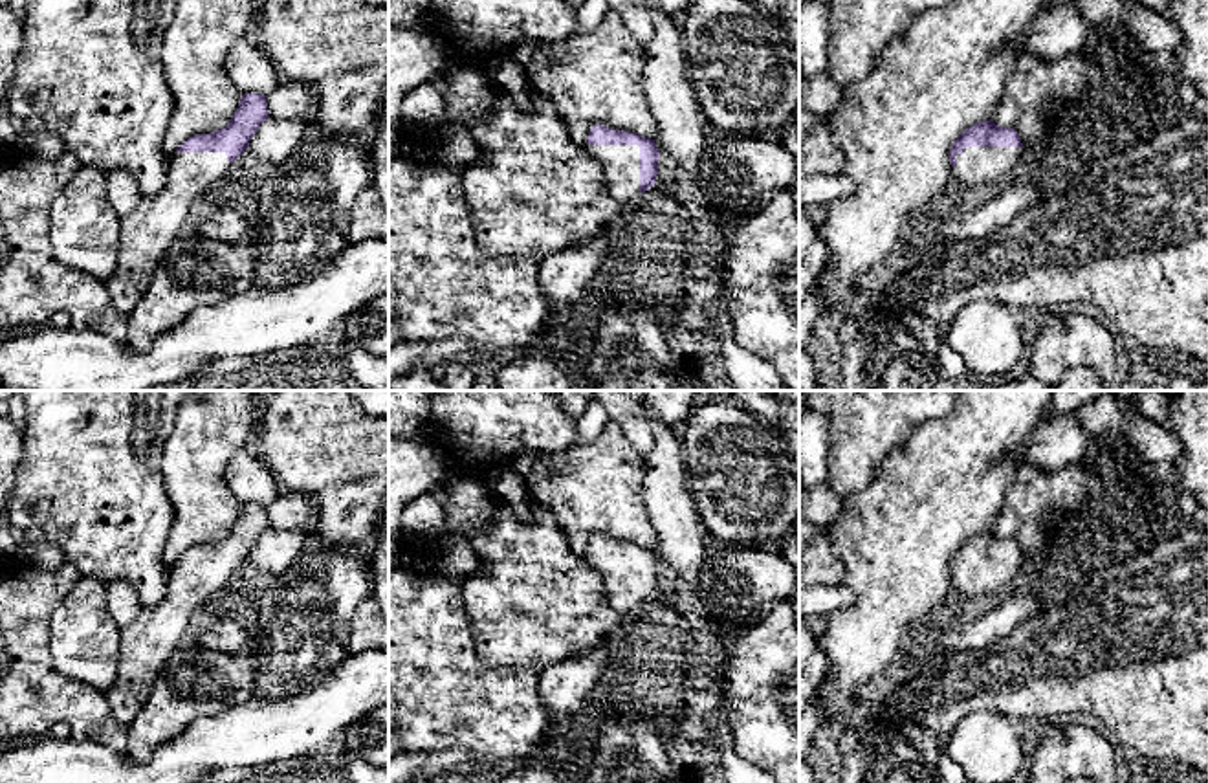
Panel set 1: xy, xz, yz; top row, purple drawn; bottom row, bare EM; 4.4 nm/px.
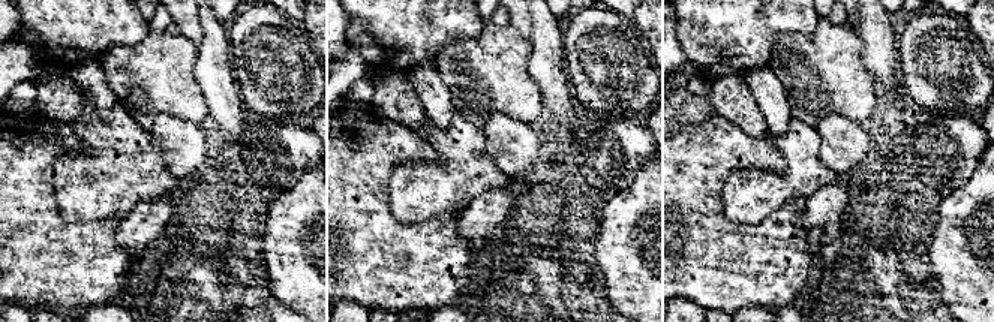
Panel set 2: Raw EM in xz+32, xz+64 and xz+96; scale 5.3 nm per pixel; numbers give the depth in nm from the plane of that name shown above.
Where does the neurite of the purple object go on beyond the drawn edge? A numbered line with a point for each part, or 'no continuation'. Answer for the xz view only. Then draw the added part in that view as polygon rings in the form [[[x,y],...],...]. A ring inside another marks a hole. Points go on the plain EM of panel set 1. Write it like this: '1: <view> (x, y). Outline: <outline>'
1: xz (620, 574). Outline: [[[585,556],[585,563],[603,578],[609,605],[629,612],[640,605],[640,557],[638,556]]]

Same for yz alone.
1: yz (977, 576). Outline: [[[966,557],[951,587],[964,598],[997,596],[1019,572],[1023,557]]]

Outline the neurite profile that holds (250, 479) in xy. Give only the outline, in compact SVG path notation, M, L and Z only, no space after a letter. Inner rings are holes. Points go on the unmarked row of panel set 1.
M253 447L238 451L225 466L225 482L242 504L269 506L280 490Z

